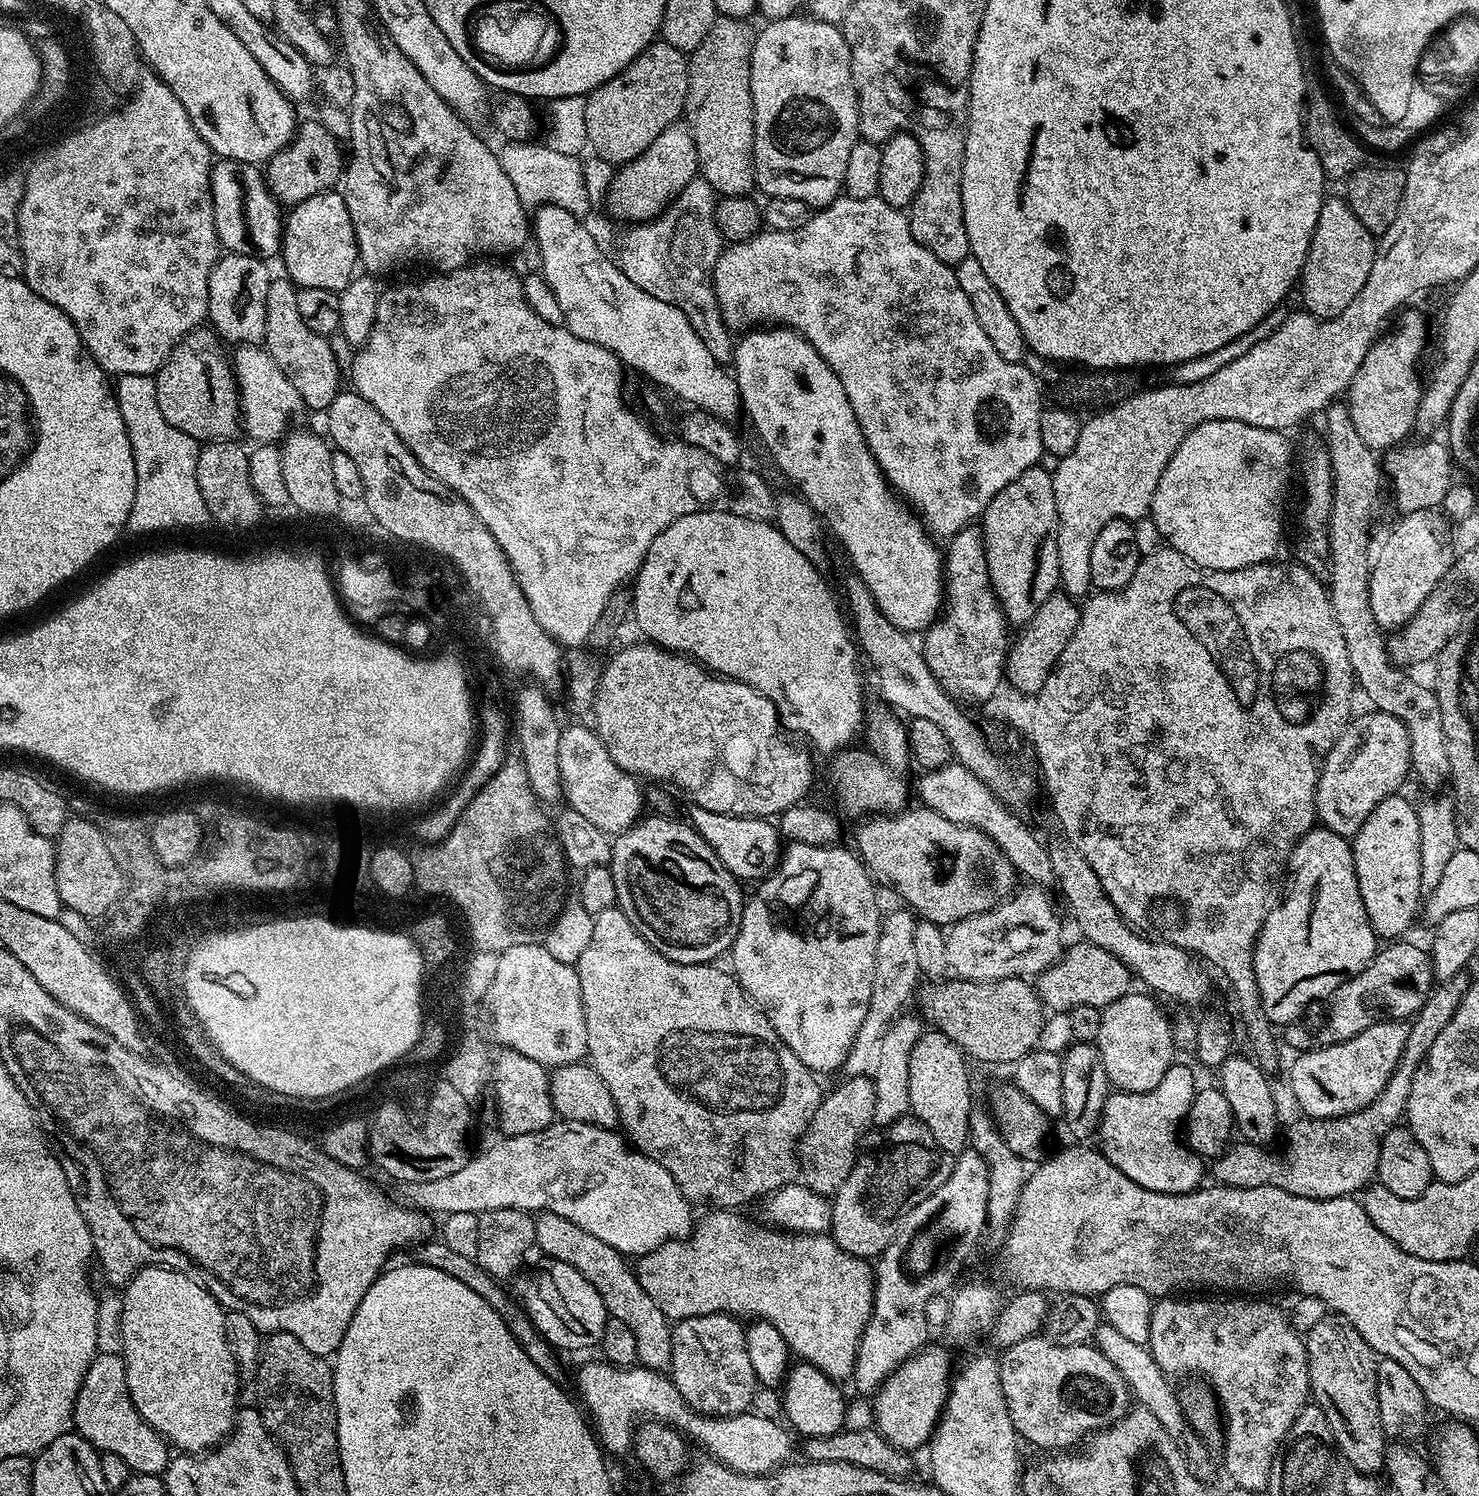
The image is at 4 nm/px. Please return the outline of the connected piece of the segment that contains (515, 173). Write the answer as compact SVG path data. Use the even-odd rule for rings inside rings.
M508 142L497 156L500 165L506 171L506 176L514 184L519 198L530 206L554 204L564 208L575 216L585 217L592 202L588 199L584 186L583 161L572 155L561 154L550 149L545 143Z

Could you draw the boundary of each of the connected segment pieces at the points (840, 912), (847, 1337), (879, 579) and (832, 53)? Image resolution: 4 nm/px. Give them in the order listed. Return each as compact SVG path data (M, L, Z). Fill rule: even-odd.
M793 840L779 853L778 866L774 867L771 873L764 877L755 885L756 893L750 895L744 901L744 912L741 914L740 928L737 936L730 949L732 956L732 965L730 971L744 989L744 995L763 1012L764 1017L768 1020L769 1026L778 1034L778 1038L805 1064L806 1067L814 1074L820 1072L832 1072L843 1069L848 1051L852 1048L854 1038L862 1026L862 1018L866 1018L866 1010L870 1004L870 990L874 986L874 958L878 950L878 938L880 937L880 922L882 911L880 904L876 901L877 885L874 883L872 876L868 873L868 868L864 865L863 860L851 847L840 848L836 844L816 844L810 845L806 842ZM764 904L784 904L780 916L772 916L772 912Z
M712 1210L704 1221L699 1221L698 1227L691 1233L690 1238L683 1242L679 1240L670 1240L658 1250L654 1250L650 1254L639 1257L635 1261L634 1271L638 1282L642 1282L642 1290L646 1290L646 1294L650 1294L650 1298L654 1298L654 1302L658 1306L658 1310L662 1310L662 1314L667 1316L669 1321L685 1320L686 1318L698 1318L706 1314L718 1314L719 1312L727 1312L737 1318L745 1318L744 1316L752 1316L756 1320L765 1320L770 1322L770 1326L774 1326L774 1330L778 1330L778 1334L782 1334L782 1338L786 1341L789 1349L793 1353L796 1352L801 1361L805 1364L812 1364L818 1370L822 1370L822 1374L826 1374L832 1380L844 1382L851 1377L854 1366L856 1365L856 1348L860 1344L860 1335L863 1334L864 1328L868 1325L868 1319L872 1317L872 1293L874 1291L874 1268L867 1259L851 1256L846 1254L846 1250L842 1250L832 1241L831 1235L828 1234L781 1234L776 1230L767 1230L768 1232L759 1232L756 1228L751 1228L728 1210Z
M765 328L768 328L765 332L752 332L741 340L739 337L734 344L732 364L743 411L746 416L748 412L761 442L768 447L777 466L800 487L799 495L823 517L828 526L832 526L833 532L844 543L856 567L853 568L855 575L860 576L874 594L878 610L882 610L896 628L909 634L923 633L940 615L946 599L941 549L932 545L933 537L927 531L900 516L897 497L885 480L884 471L878 466L874 454L870 454L862 426L854 414L854 406L850 406L850 398L846 398L842 382L838 382L838 374L830 370L822 354L818 354L818 350L814 350L814 346L810 346L810 342L795 328Z
M797 14L781 20L770 20L763 25L764 29L756 32L756 41L752 51L752 65L750 66L750 90L754 102L754 142L752 143L752 165L756 171L755 187L765 192L765 197L778 200L801 200L813 209L819 210L832 203L841 195L844 179L846 178L846 161L850 159L850 150L854 150L860 135L860 111L856 87L852 77L852 59L850 46L846 42L843 31L830 22L822 22L811 14Z

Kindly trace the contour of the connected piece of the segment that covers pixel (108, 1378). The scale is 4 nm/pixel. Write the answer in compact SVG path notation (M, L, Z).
M101 1351L90 1362L90 1370L86 1370L82 1386L78 1390L76 1405L72 1411L72 1423L76 1435L86 1438L96 1447L96 1451L118 1454L126 1466L132 1468L133 1473L141 1476L160 1476L167 1468L170 1459L170 1448L164 1437L159 1436L151 1426L138 1414L134 1402L126 1386L123 1355Z

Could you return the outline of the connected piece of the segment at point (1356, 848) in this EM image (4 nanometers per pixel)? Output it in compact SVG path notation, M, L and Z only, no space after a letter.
M1404 794L1387 796L1378 806L1374 806L1374 814L1366 818L1362 830L1351 841L1352 857L1358 874L1358 890L1362 894L1362 902L1366 906L1366 914L1372 923L1377 937L1392 942L1400 936L1416 920L1416 912L1422 908L1422 854L1420 853L1420 826L1416 804L1408 801Z

